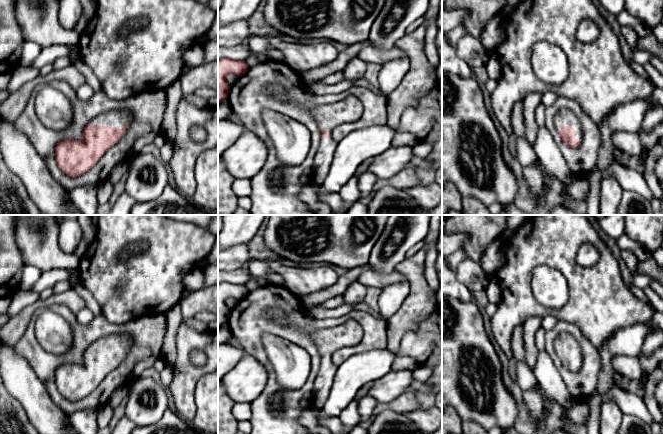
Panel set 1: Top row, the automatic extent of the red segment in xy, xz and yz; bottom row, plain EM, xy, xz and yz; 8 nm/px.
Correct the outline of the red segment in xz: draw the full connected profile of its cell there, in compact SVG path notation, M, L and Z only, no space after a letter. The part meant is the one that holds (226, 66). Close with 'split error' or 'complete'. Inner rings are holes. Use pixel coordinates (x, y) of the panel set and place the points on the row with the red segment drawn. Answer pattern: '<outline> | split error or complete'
M222 58L218 60L218 105L228 98L230 85L226 81L226 77L235 74L238 77L244 75L249 69L245 61L232 60Z | complete

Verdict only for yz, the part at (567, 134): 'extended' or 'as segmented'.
as segmented

